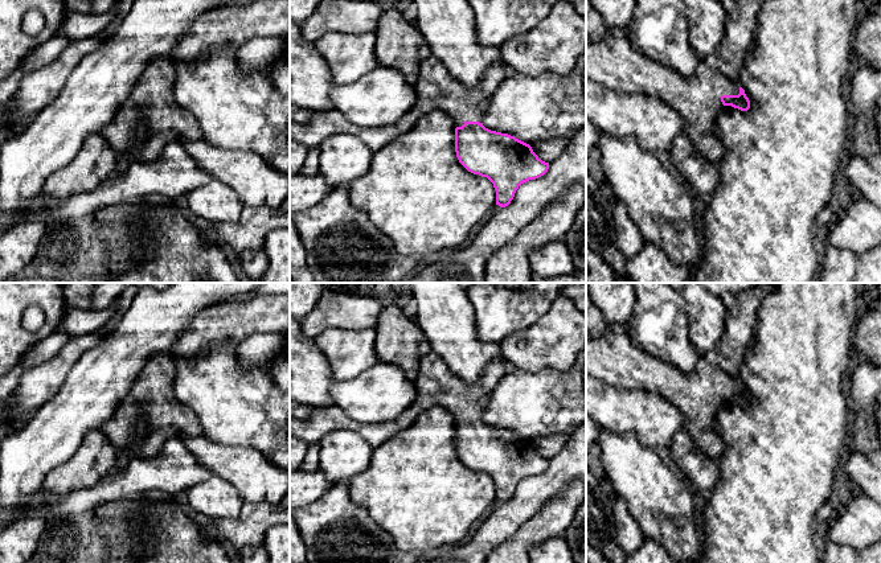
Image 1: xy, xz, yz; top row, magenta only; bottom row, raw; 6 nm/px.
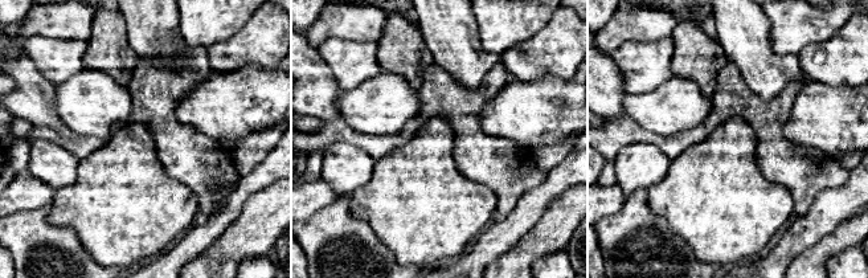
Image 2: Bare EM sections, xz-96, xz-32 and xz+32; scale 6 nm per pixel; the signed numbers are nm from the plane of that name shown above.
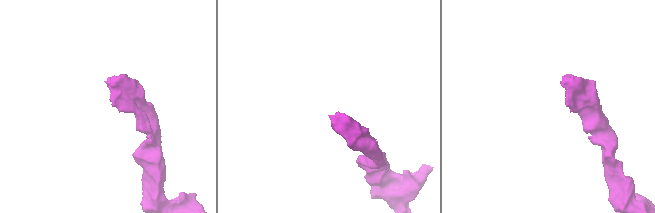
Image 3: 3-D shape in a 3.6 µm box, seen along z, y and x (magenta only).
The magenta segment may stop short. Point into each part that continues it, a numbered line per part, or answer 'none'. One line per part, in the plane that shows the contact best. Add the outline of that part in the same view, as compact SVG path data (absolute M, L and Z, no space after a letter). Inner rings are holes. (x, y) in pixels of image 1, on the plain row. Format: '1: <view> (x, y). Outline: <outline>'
1: yz (611, 357). Outline: M607 324L606 332L599 337L586 336L586 374L602 379L608 385L623 390L646 390L663 396L681 414L684 431L697 447L710 459L718 461L724 453L724 440L716 432L716 422L720 408L725 404L722 391L738 391L739 382L726 374L714 350L700 357L696 370L684 374L672 365L642 352L632 345L627 325Z

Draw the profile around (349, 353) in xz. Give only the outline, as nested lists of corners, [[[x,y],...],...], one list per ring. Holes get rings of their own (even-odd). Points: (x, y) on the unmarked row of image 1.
[[[329,328],[315,338],[315,344],[325,356],[332,379],[336,382],[353,379],[378,362],[376,338],[376,328],[361,330]]]

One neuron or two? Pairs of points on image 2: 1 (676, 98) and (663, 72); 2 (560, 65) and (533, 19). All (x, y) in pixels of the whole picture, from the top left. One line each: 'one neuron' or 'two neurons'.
1: two neurons
2: two neurons

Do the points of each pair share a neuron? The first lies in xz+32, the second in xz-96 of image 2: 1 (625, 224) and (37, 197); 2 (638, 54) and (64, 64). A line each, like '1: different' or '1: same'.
1: different
2: same

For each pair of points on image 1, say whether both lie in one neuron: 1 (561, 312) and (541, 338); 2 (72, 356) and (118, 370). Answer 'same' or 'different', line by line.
1: same
2: different

